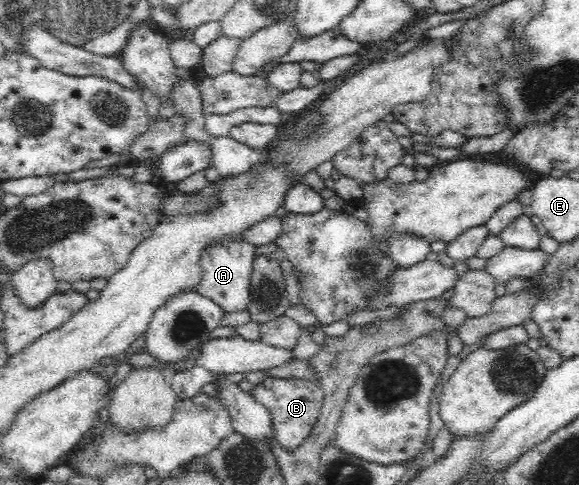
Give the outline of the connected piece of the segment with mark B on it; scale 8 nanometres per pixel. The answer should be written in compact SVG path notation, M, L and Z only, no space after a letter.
M268 378L256 385L252 397L272 416L274 438L285 450L295 450L309 436L322 406L323 391L307 378Z

